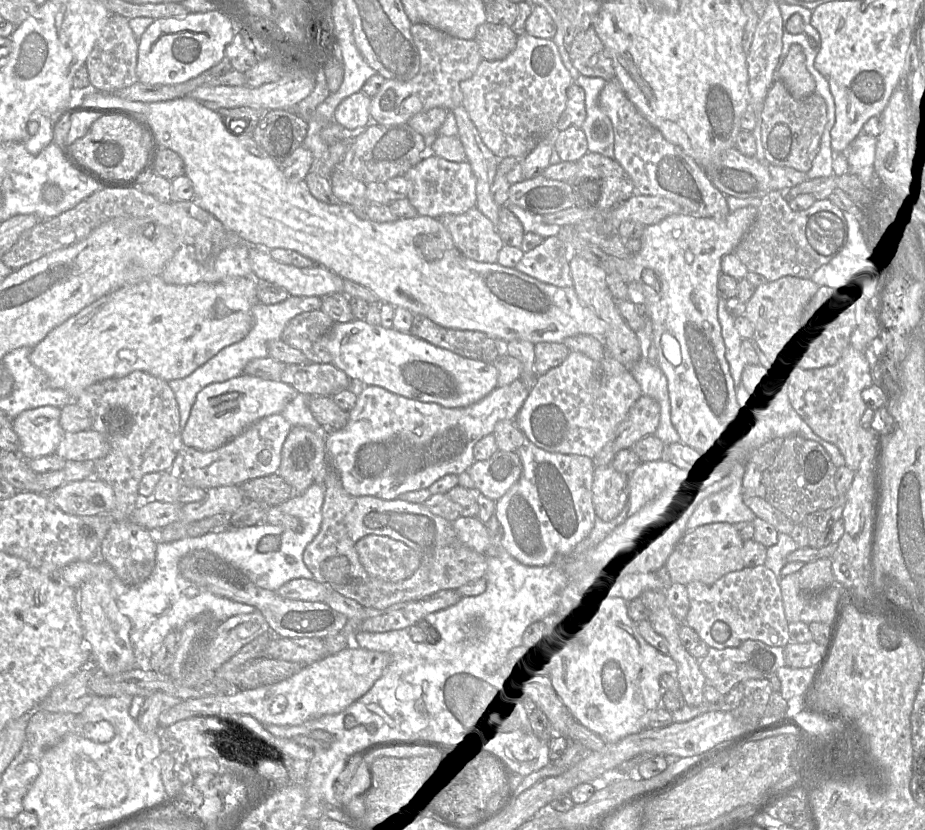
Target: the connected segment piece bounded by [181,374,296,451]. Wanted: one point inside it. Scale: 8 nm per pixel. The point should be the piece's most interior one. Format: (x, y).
(223, 410)

